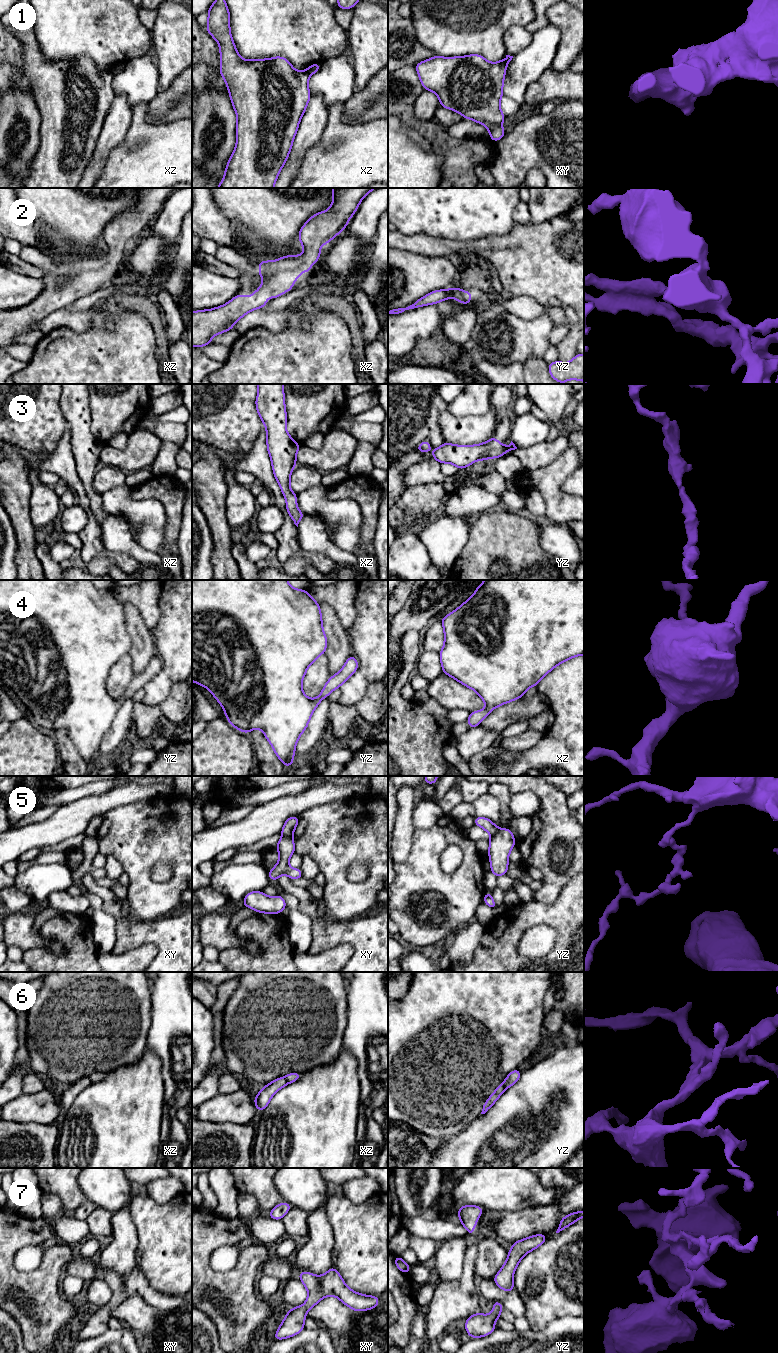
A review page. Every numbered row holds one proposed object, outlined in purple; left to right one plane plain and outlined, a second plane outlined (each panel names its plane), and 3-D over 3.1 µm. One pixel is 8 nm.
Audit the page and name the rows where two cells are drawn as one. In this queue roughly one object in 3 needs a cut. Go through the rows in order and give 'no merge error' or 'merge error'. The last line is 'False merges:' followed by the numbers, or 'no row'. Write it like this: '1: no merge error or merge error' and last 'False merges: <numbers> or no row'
1: merge error
2: no merge error
3: no merge error
4: no merge error
5: merge error
6: no merge error
7: no merge error
False merges: 1, 5

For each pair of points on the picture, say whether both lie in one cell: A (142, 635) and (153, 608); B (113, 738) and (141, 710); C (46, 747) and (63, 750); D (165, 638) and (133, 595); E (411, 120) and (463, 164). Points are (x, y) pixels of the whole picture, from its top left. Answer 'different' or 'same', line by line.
A: different
B: different
C: different
D: different
E: same

